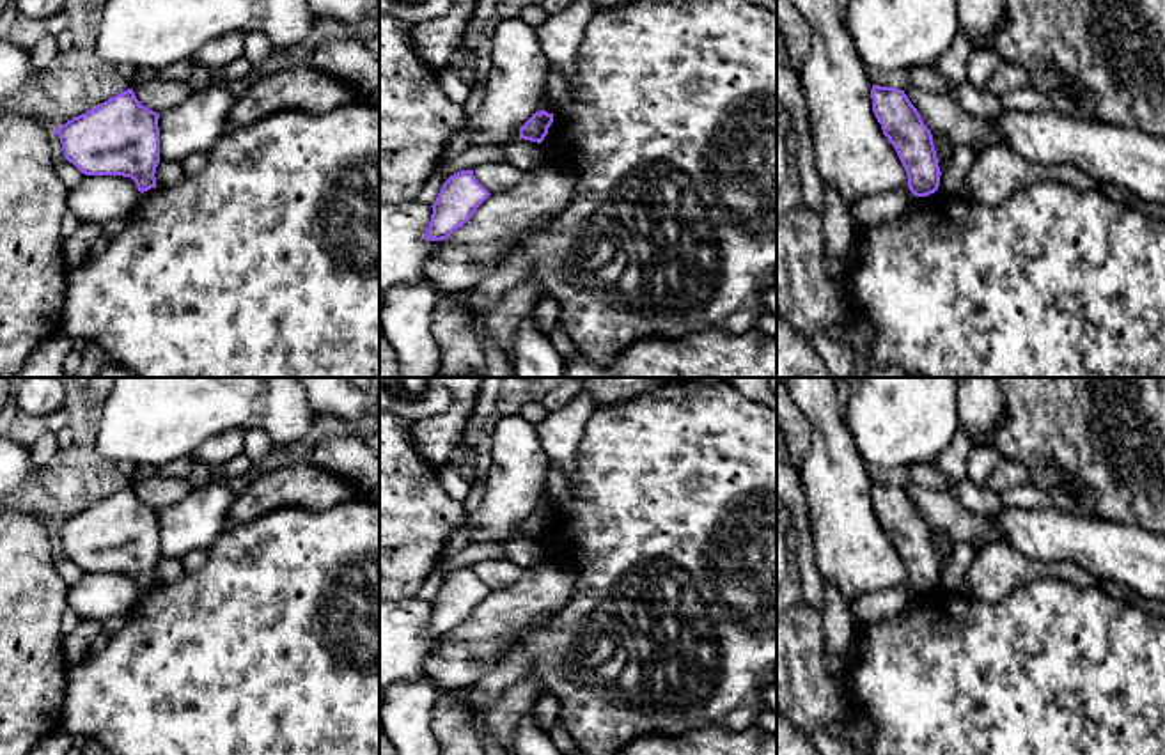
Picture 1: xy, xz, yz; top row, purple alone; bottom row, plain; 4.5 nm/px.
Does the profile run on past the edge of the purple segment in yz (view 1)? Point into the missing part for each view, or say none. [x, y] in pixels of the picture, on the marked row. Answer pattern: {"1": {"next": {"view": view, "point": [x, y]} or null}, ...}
{"1": {"next": null}}

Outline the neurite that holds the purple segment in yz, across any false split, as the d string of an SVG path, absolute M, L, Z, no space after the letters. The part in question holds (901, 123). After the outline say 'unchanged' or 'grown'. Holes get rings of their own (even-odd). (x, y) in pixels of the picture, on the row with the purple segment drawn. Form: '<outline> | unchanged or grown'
M872 85L872 112L883 135L894 145L915 197L927 197L940 186L940 167L933 135L904 90Z | unchanged

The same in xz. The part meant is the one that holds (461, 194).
M461 170L450 175L431 206L433 214L424 237L429 241L447 239L472 218L489 195L475 179L473 170Z | unchanged

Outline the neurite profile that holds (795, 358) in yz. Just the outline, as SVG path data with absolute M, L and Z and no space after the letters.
M778 314L777 378L830 378L825 358Z

